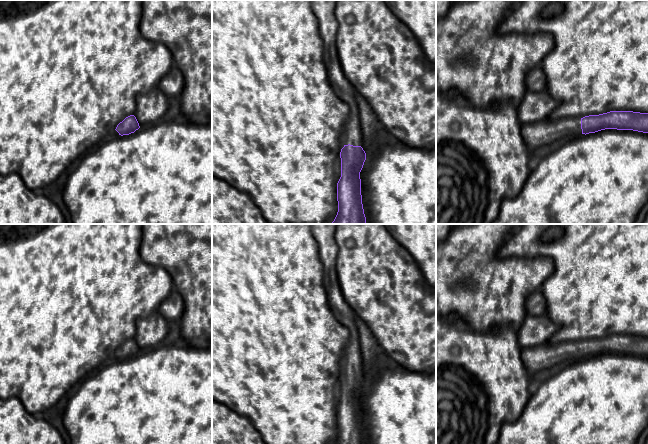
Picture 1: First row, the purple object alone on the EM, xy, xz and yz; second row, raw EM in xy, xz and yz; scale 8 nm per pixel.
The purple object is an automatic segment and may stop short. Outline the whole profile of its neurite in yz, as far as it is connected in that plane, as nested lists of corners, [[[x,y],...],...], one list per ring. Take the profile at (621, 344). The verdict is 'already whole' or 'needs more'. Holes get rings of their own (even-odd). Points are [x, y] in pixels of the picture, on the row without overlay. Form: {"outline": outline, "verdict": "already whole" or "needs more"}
{"outline": [[[610,335],[583,342],[565,342],[555,346],[522,347],[521,356],[532,376],[563,361],[576,362],[582,358],[605,353],[633,354],[648,357],[648,337]]], "verdict": "needs more"}

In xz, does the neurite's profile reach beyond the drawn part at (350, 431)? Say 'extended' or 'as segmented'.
extended

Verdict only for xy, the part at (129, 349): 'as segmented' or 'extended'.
as segmented

